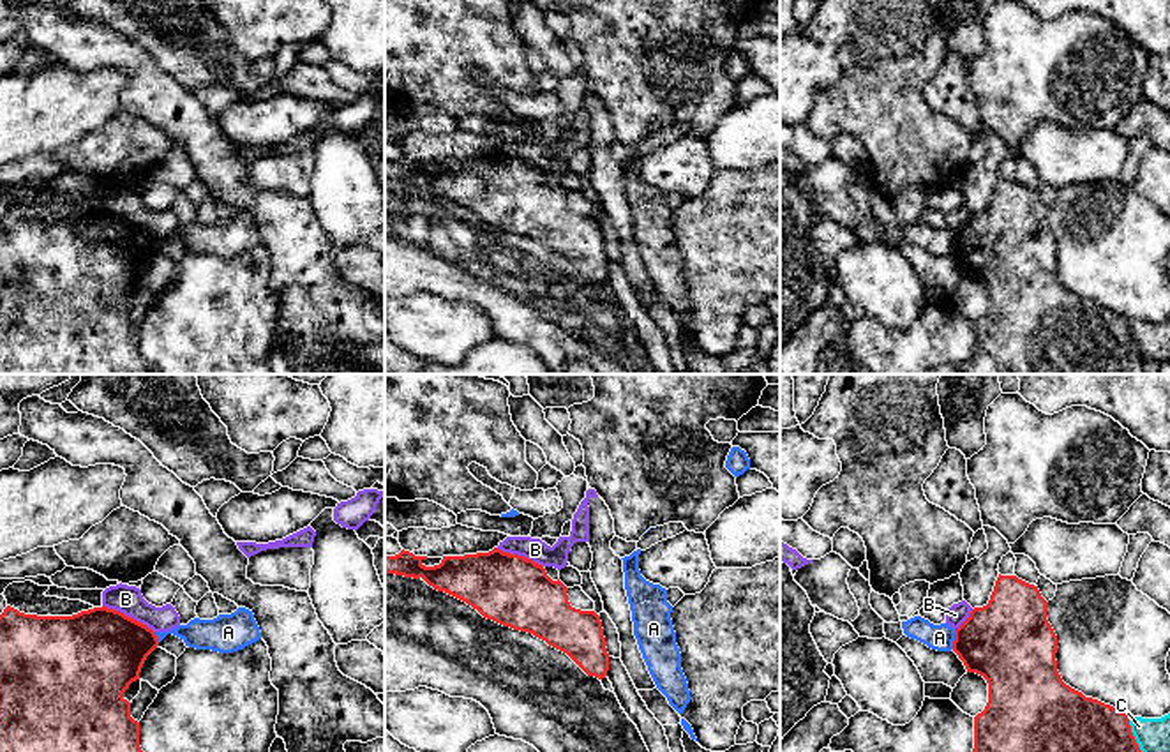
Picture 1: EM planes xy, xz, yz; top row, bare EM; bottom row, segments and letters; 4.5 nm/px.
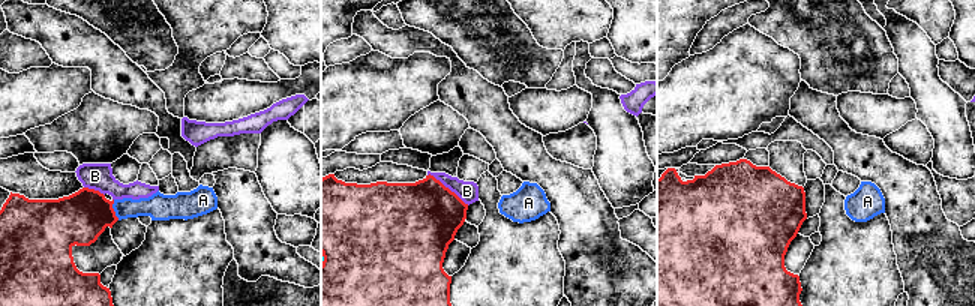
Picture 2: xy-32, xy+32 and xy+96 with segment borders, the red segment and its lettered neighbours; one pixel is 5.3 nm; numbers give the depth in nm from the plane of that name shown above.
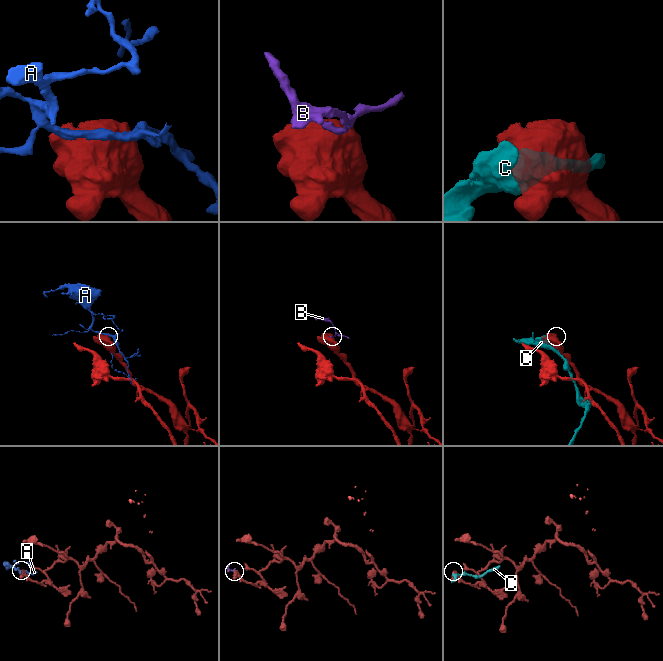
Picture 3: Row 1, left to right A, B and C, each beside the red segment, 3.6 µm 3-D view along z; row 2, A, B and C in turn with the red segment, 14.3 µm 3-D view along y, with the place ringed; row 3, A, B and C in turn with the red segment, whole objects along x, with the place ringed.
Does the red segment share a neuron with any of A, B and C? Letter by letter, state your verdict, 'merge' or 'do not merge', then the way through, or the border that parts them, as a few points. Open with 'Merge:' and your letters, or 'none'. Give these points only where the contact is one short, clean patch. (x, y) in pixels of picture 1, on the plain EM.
Merge: none
A: do not merge; border along yz (955, 233), (952, 253)
B: do not merge; border along xy (103, 209), (145, 228), (154, 237)
C: do not merge

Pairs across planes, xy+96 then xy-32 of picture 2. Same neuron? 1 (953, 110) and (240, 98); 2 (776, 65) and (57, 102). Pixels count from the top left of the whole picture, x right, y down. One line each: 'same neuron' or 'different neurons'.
1: different neurons
2: same neuron

